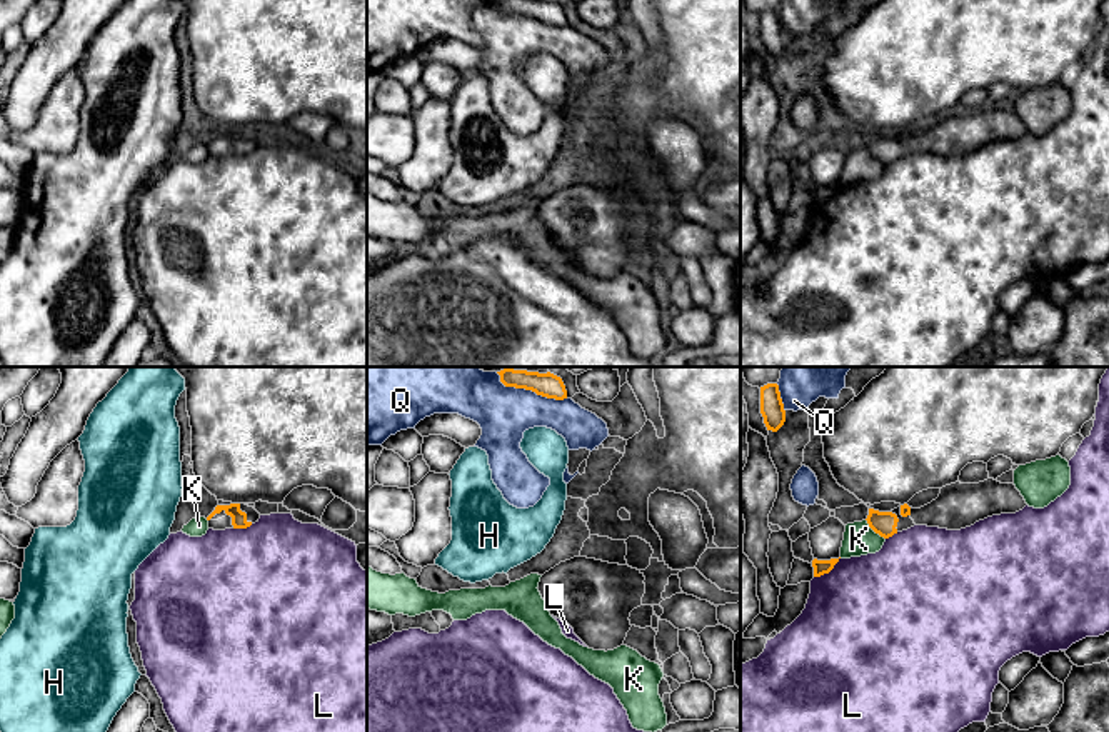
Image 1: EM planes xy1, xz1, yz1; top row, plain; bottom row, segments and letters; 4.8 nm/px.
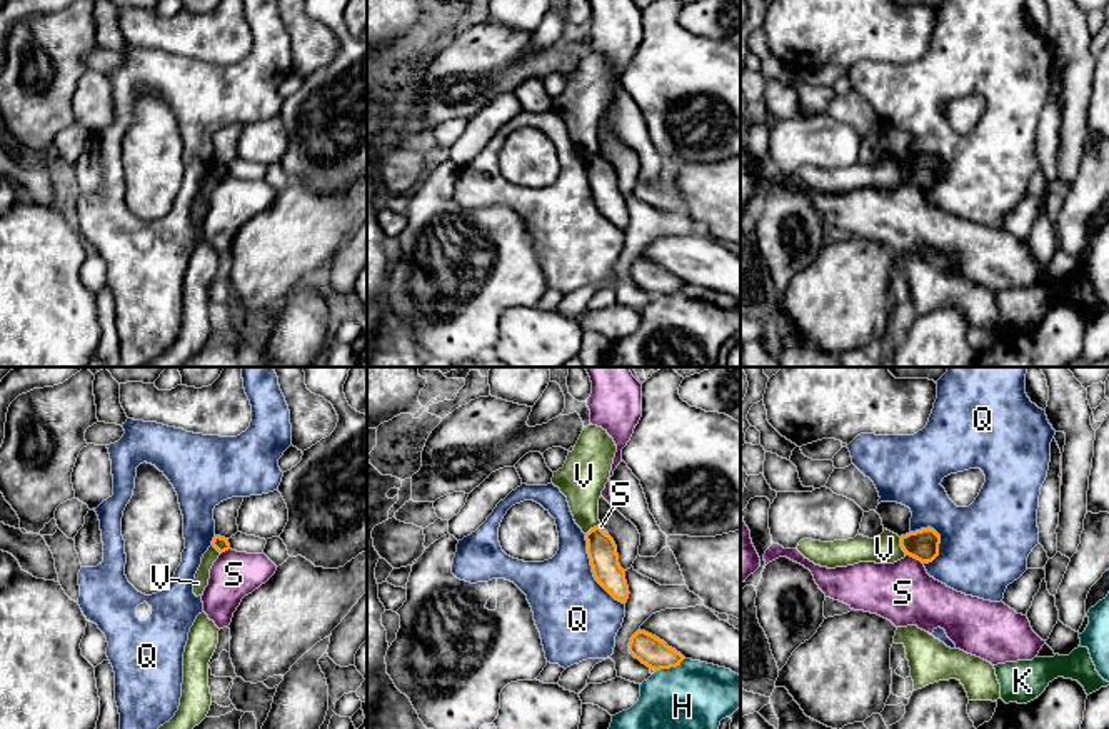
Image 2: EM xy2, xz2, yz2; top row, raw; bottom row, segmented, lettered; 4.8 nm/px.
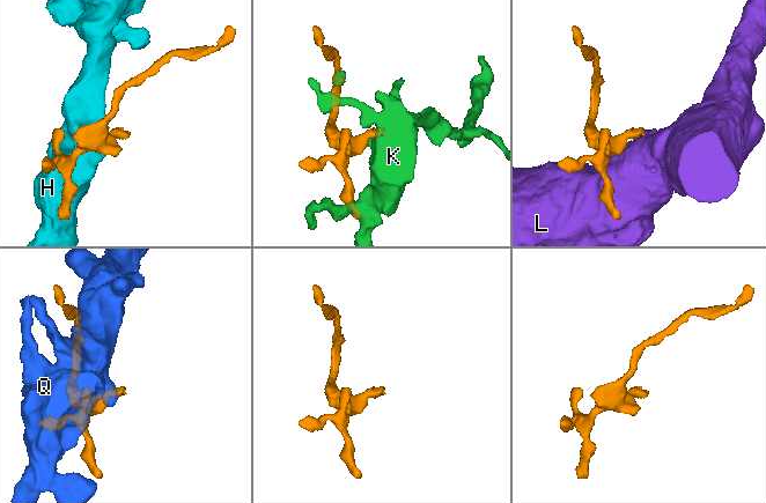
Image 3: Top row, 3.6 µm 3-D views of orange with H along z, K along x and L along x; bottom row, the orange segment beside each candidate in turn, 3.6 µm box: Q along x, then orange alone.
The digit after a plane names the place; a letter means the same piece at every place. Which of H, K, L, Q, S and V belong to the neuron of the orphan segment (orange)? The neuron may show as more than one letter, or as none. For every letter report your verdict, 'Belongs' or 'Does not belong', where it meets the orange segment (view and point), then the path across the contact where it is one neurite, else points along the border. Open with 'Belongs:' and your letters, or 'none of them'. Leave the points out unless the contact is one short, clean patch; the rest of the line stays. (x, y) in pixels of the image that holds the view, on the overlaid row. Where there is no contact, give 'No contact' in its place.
Belongs: none of them
H: Does not belong. Touches orange at xz2 (669, 668)
K: Does not belong. Touches orange at yz1 (874, 531). Boundary: yz1 (866, 519), (884, 539)
L: Does not belong. Touches orange at yz1 (827, 572)
Q: Does not belong. Touches orange at xz2 (592, 571)
S: Does not belong. Touches orange at yz2 (914, 558). Boundary: yz2 (906, 554), (921, 563)
V: Does not belong. Touches orange at yz2 (901, 546). Boundary: yz2 (899, 537), (899, 546), (906, 554)

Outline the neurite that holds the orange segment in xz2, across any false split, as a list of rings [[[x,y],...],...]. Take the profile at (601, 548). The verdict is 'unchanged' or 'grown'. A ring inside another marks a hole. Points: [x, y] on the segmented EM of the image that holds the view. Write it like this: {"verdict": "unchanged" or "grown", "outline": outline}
{"verdict": "unchanged", "outline": [[[594,527],[585,534],[585,540],[595,581],[615,601],[625,604],[630,592],[625,581],[625,571],[619,564],[619,554],[614,539],[600,527]]]}

